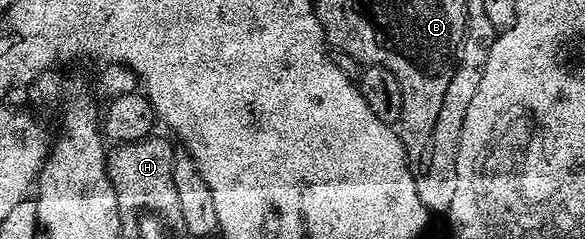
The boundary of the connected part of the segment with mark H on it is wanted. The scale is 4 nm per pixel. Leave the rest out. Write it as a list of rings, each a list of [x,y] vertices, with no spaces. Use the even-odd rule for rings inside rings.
[[[150,135],[141,141],[116,144],[108,150],[107,176],[117,195],[119,214],[124,217],[140,213],[155,214],[168,222],[181,220],[176,185],[173,182],[172,161],[176,150],[163,137]]]

